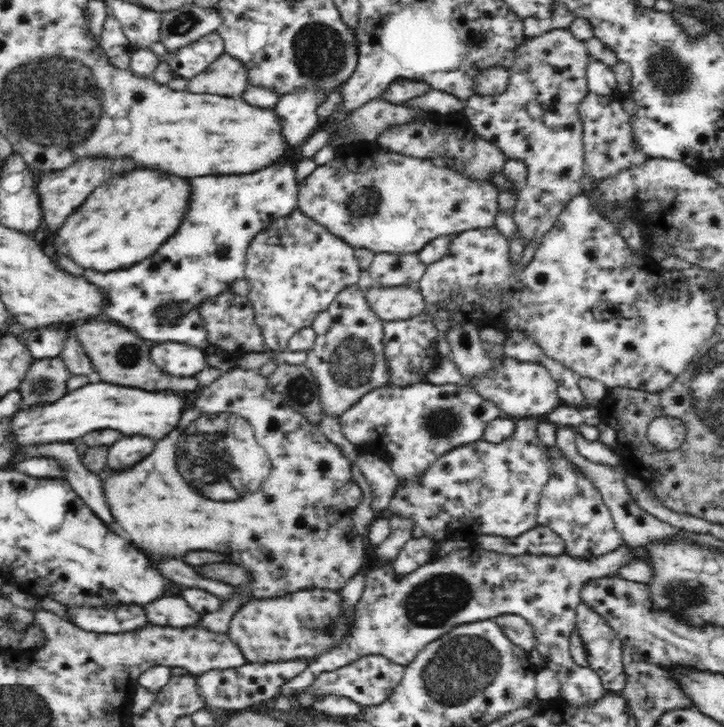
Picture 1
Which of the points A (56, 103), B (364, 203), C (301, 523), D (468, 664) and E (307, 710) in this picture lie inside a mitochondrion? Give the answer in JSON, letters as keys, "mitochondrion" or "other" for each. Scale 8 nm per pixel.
{"A":"mitochondrion","B":"mitochondrion","C":"other","D":"mitochondrion","E":"other"}

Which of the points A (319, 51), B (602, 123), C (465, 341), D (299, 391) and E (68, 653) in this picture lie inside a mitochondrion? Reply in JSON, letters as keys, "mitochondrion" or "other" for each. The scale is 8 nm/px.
{"A":"mitochondrion","B":"other","C":"other","D":"mitochondrion","E":"other"}

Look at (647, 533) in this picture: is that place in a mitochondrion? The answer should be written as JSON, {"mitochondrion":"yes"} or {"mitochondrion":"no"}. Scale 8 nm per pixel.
{"mitochondrion":"no"}

